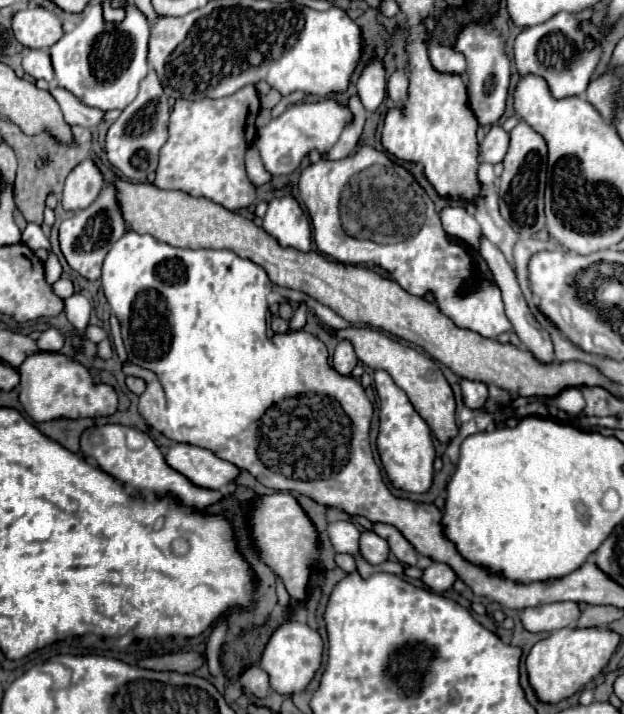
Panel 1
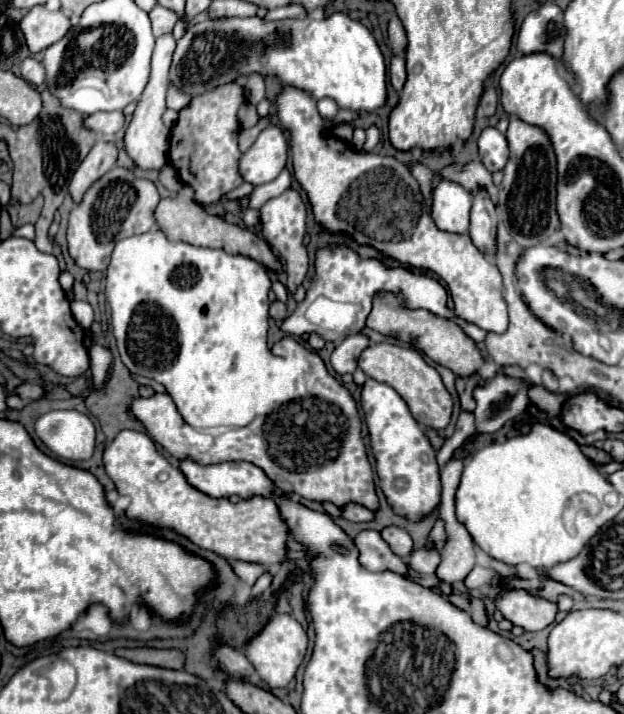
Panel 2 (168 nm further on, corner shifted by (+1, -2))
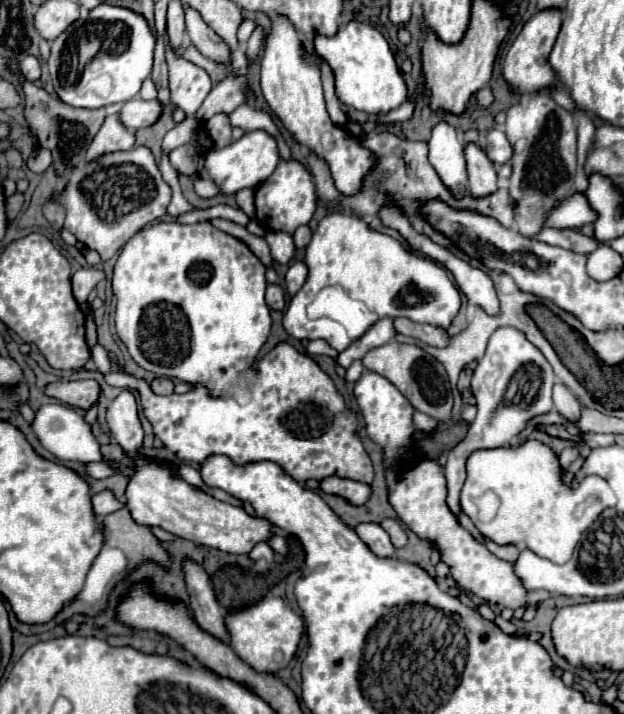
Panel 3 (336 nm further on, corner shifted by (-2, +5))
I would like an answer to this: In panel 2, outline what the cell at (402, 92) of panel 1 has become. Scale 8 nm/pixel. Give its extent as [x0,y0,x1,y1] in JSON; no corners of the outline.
[389,55,407,93]

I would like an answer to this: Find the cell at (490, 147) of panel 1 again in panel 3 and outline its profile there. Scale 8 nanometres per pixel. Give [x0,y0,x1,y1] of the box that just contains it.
[486,128,512,164]

